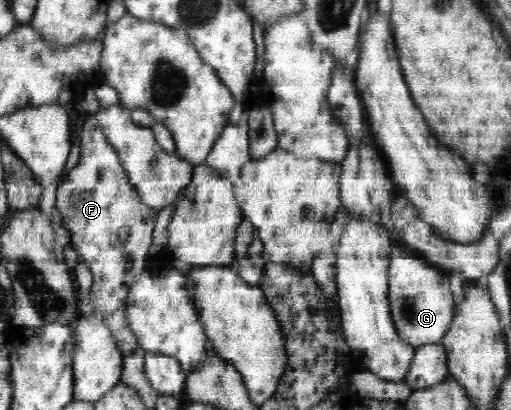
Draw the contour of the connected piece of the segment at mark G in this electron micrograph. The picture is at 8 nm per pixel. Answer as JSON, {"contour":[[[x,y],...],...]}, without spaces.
{"contour":[[[398,244],[392,246],[391,250],[388,286],[392,320],[395,321],[399,335],[416,348],[423,344],[441,344],[452,322],[455,307],[448,272],[440,274],[428,262],[416,258],[410,246]]]}

